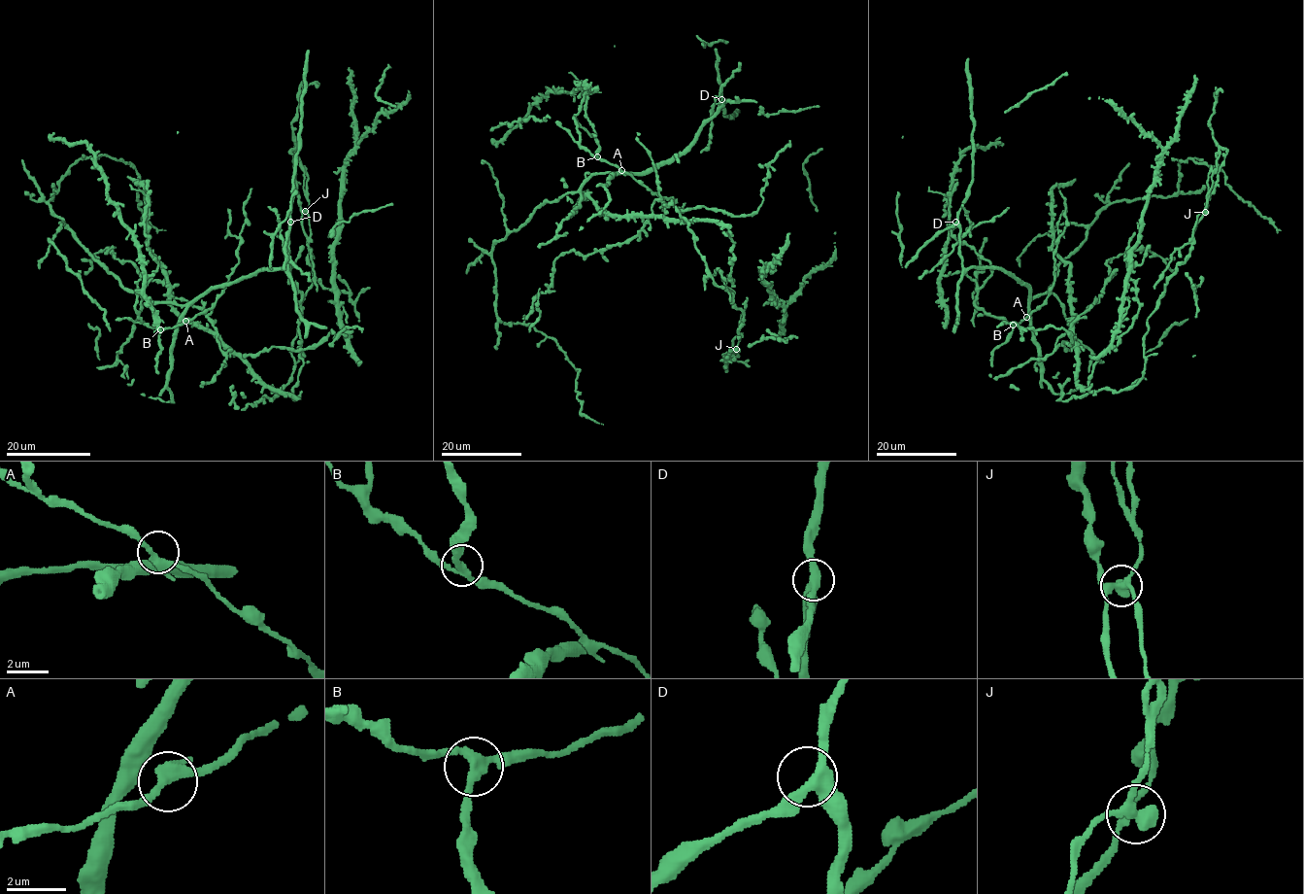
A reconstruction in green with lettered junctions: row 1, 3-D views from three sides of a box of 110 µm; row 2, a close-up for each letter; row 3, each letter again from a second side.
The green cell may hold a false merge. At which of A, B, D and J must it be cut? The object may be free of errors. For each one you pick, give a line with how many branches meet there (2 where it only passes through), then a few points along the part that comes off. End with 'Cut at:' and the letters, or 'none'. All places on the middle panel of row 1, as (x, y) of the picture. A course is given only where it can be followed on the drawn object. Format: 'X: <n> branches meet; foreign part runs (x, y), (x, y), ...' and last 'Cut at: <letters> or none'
J: 4 branches meet; foreign part runs (736, 349), (747, 298)
Cut at: J

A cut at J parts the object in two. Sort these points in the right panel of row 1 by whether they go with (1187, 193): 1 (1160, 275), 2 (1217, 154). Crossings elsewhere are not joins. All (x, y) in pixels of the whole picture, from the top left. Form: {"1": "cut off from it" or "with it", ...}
{"1": "cut off from it", "2": "cut off from it"}

